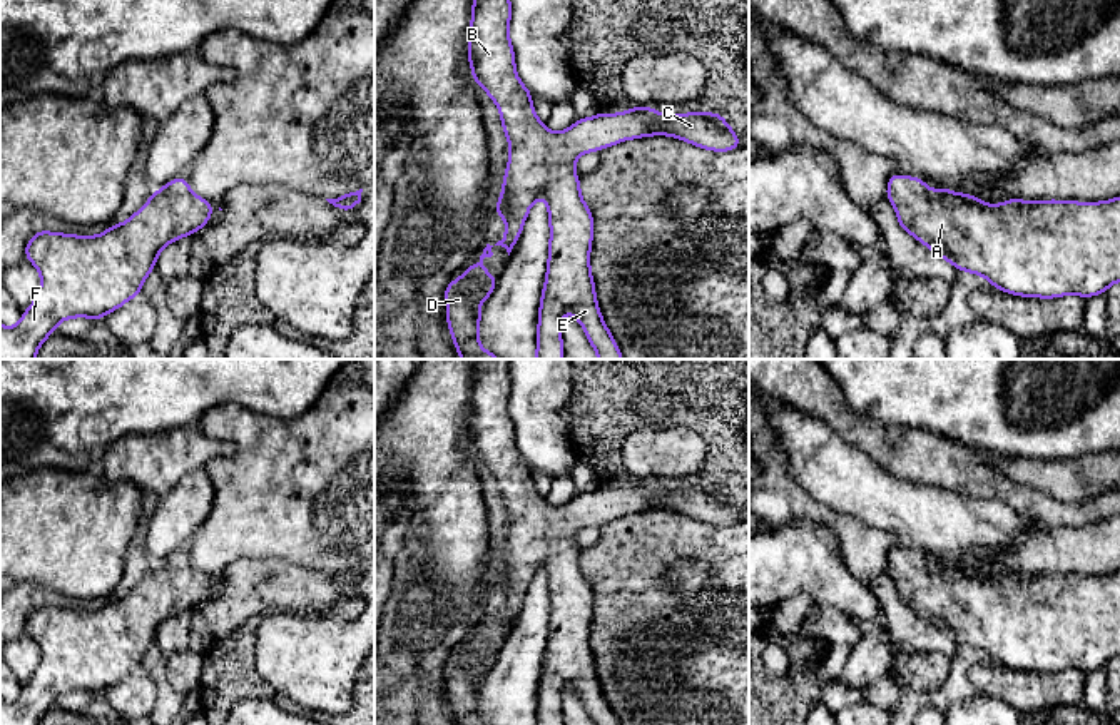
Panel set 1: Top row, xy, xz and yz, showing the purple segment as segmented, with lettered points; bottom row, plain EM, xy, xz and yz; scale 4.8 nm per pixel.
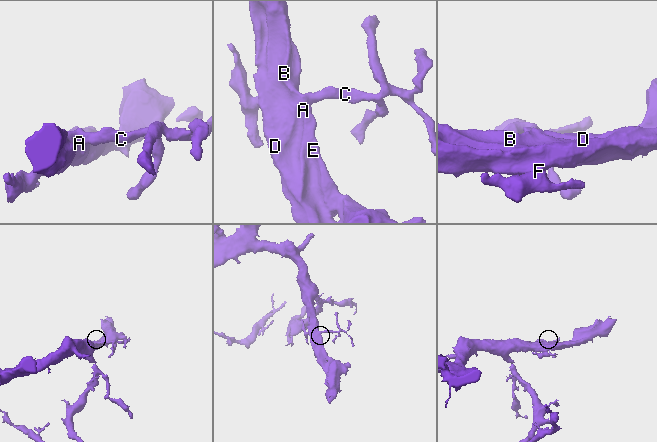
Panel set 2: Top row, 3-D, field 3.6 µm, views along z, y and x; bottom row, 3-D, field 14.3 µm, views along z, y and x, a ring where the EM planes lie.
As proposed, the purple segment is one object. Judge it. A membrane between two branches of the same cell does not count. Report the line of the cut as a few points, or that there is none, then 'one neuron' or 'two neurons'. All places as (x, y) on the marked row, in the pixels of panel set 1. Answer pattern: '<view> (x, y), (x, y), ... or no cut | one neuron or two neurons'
no cut | one neuron

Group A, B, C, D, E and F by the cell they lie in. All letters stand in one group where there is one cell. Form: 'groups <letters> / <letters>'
groups A B C D E F

